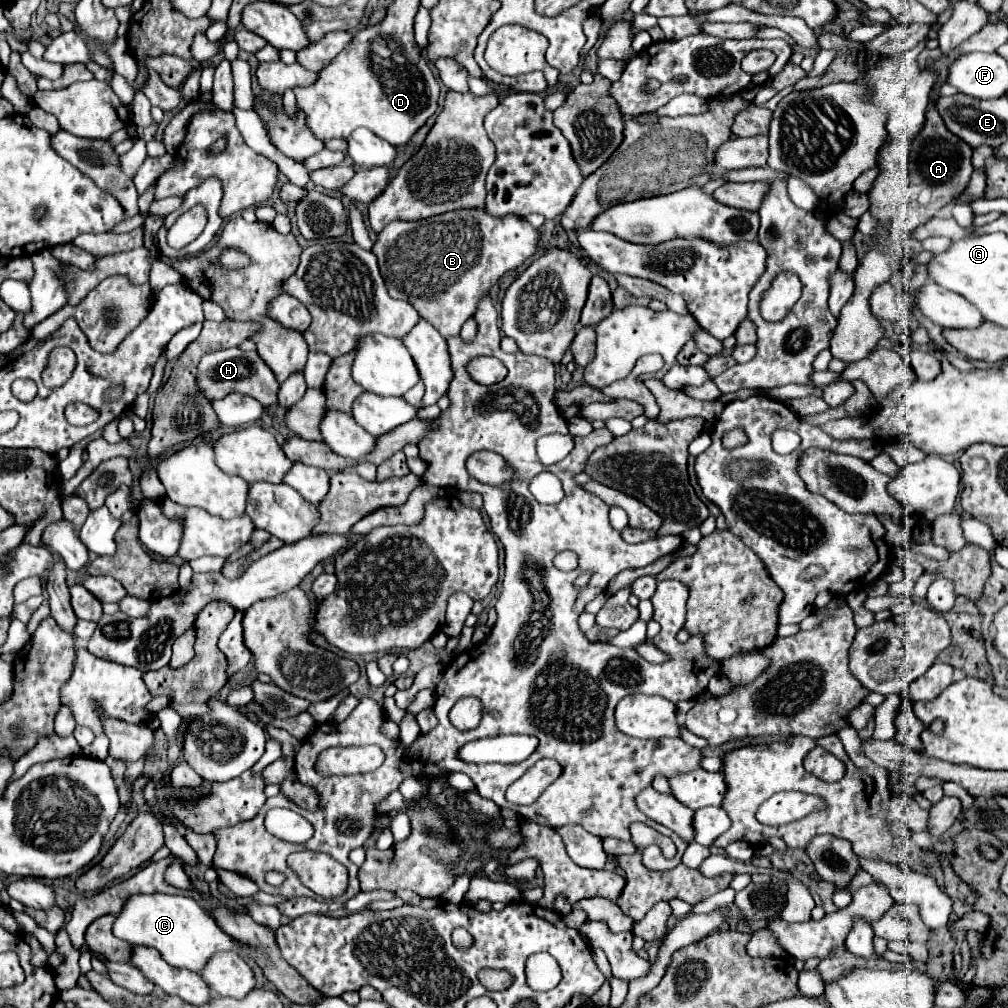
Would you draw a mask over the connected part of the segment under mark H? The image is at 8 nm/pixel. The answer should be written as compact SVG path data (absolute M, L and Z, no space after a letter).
M229 348L229 350L217 350L211 354L205 354L197 366L195 380L197 380L199 392L209 400L225 398L231 392L241 392L241 394L249 394L257 398L263 406L277 404L279 384L257 352L241 352L237 348Z

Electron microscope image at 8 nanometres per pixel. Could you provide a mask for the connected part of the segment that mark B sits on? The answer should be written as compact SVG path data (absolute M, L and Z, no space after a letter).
M459 210L417 222L391 222L377 234L373 254L379 260L389 296L407 300L447 338L459 334L465 320L475 314L477 298L505 272L529 260L539 242L541 232L525 218L493 218L485 210Z

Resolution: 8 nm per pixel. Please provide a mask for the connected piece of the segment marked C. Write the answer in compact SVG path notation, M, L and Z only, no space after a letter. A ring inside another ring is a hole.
M135 894L131 896L121 912L115 916L113 934L129 944L143 944L157 948L167 964L175 968L187 968L201 972L209 956L221 950L233 950L247 954L247 948L227 936L217 922L189 896L171 896L171 894Z

